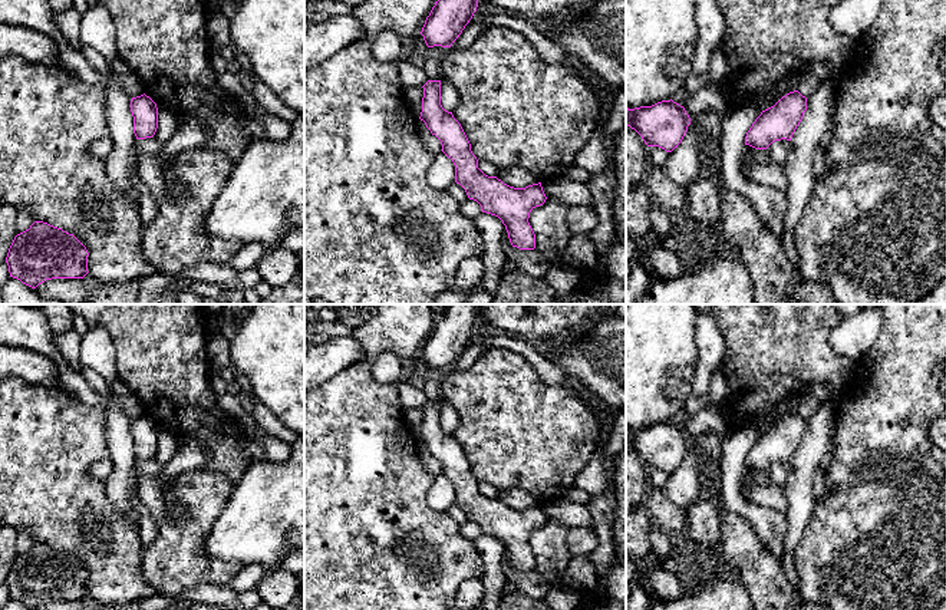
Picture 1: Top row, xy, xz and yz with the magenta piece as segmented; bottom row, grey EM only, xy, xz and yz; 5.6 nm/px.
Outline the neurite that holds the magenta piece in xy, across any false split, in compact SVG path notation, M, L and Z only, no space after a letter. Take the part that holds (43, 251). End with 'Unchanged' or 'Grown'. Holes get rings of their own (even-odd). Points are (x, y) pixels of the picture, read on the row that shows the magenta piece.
M43 221L17 234L6 263L10 277L36 288L52 278L83 278L88 271L88 250L73 235Z. Unchanged

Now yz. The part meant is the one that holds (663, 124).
M670 99L652 106L627 108L626 125L634 129L647 146L672 152L682 142L690 118L683 106Z. Unchanged

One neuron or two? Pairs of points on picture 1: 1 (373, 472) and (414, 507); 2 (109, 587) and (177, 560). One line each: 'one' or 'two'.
1: one
2: two

